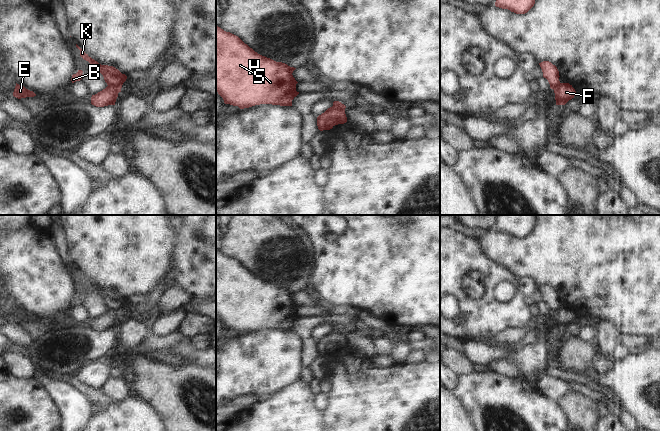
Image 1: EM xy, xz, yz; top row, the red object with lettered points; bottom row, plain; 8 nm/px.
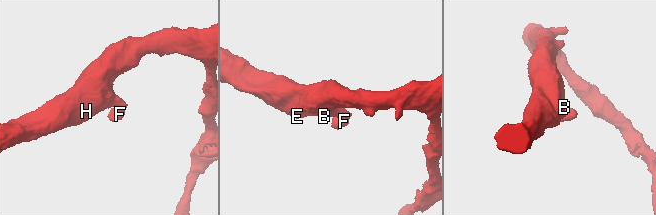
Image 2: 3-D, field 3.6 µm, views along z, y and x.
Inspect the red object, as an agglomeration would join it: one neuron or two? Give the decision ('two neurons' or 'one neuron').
two neurons

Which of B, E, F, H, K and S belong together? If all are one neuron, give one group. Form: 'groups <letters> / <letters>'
groups B E H K S / F

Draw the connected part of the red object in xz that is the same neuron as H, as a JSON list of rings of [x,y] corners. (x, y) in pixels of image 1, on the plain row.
[[[216,249],[216,315],[223,322],[225,328],[238,330],[240,333],[260,328],[292,330],[292,324],[299,318],[296,315],[298,306],[292,299],[295,293],[285,287],[276,286],[258,278],[238,260],[226,256]]]

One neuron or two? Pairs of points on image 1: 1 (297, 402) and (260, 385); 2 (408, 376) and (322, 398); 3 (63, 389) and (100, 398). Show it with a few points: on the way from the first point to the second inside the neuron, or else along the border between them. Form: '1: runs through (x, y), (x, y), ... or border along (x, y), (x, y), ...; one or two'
1: border along (297, 381), (286, 385), (265, 400), (256, 402); two
2: border along (327, 394), (327, 405), (322, 411); two
3: border along (70, 382), (91, 401), (93, 412); two

